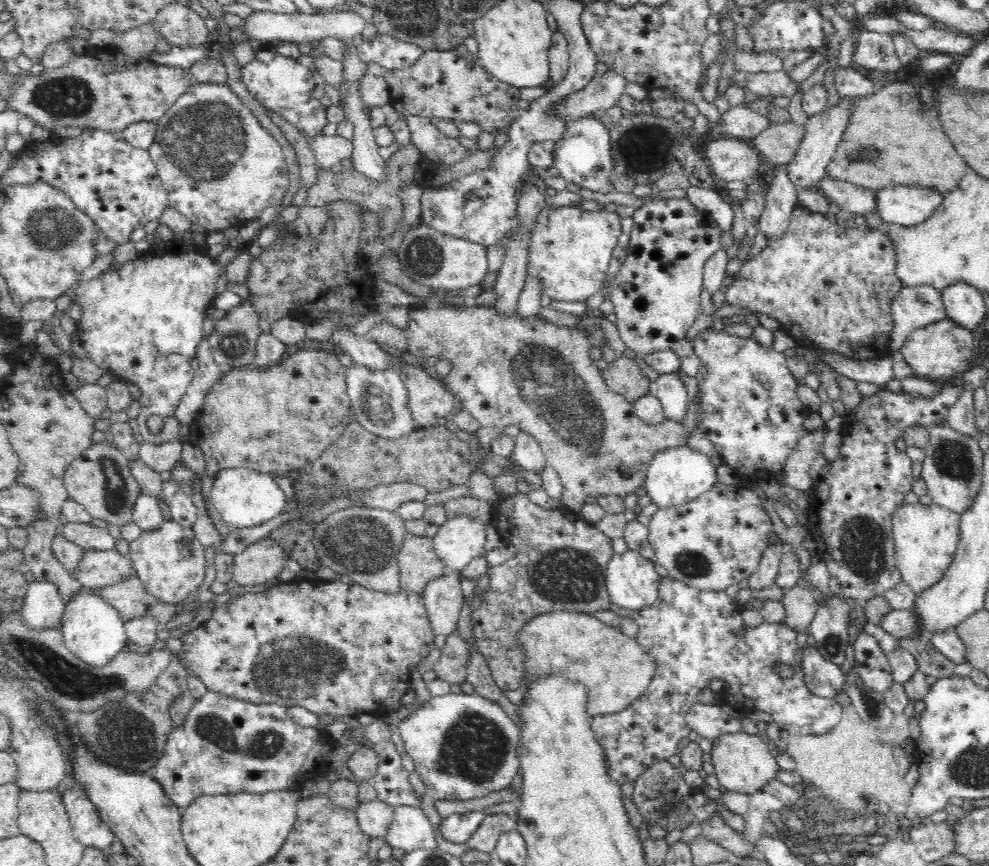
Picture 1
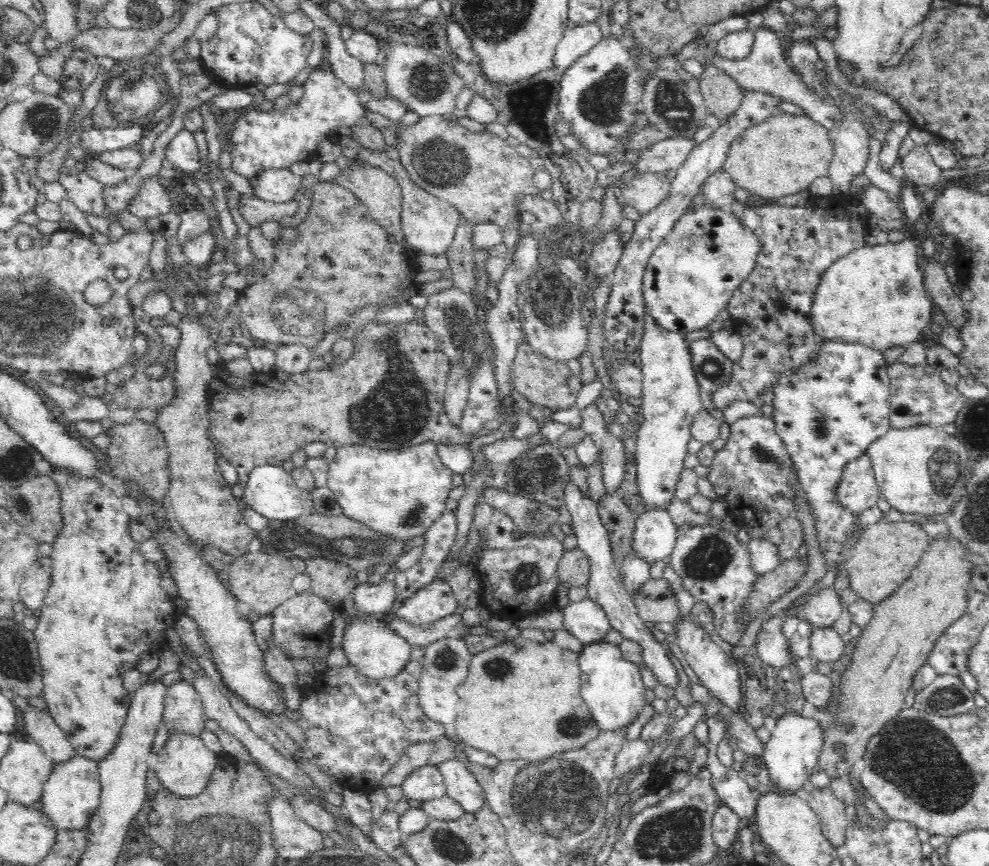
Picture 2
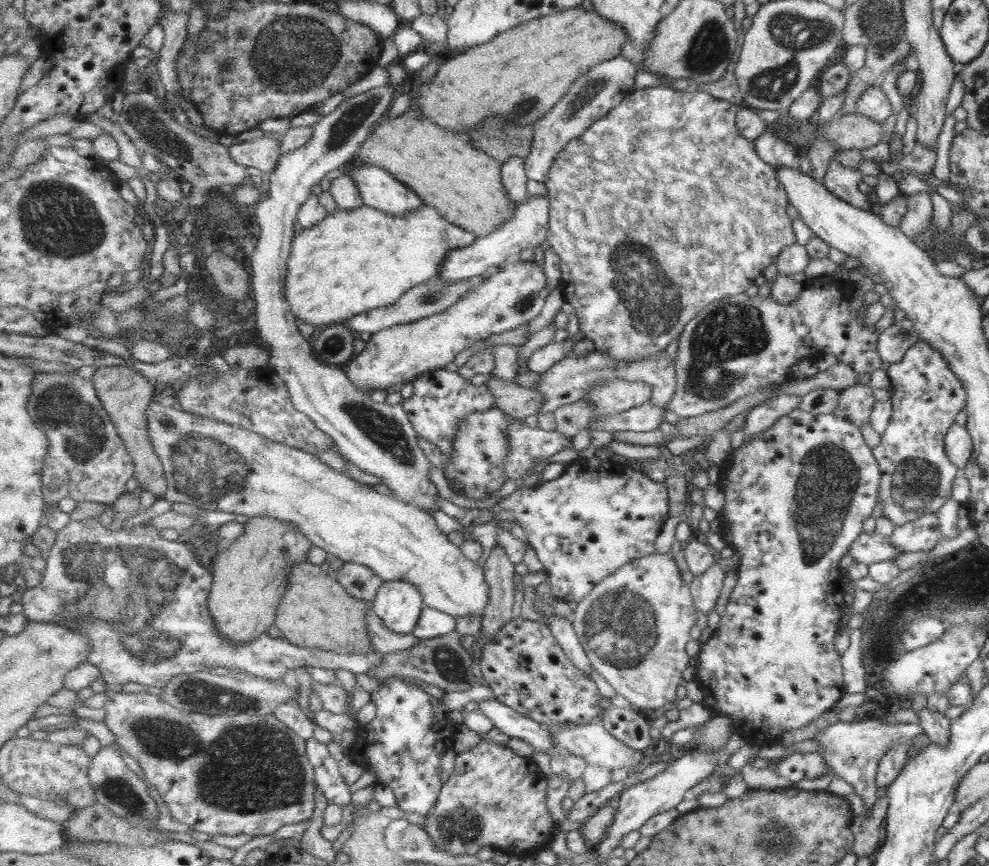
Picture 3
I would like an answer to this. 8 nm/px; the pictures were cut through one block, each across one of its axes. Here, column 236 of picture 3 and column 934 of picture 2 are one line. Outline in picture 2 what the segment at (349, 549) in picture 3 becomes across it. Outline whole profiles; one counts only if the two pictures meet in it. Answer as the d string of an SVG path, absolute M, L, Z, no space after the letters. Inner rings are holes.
M912 425L908 428L891 428L884 436L869 444L865 454L872 463L880 496L885 498L892 508L902 513L933 515L950 512L965 490L965 482L973 472L972 460L964 444L944 432L941 427L932 425Z

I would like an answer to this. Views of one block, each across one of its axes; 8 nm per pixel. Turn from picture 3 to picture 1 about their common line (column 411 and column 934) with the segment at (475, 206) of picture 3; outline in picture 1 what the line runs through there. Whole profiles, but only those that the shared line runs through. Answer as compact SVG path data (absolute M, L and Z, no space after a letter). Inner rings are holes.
M888 83L871 95L857 98L850 106L850 116L841 142L836 146L832 162L828 164L826 175L830 179L844 180L874 191L900 186L900 184L920 184L924 188L935 188L948 193L956 188L966 174L966 162L956 154L952 142L940 126L939 112L935 105L925 104L920 99L920 90L910 83Z

